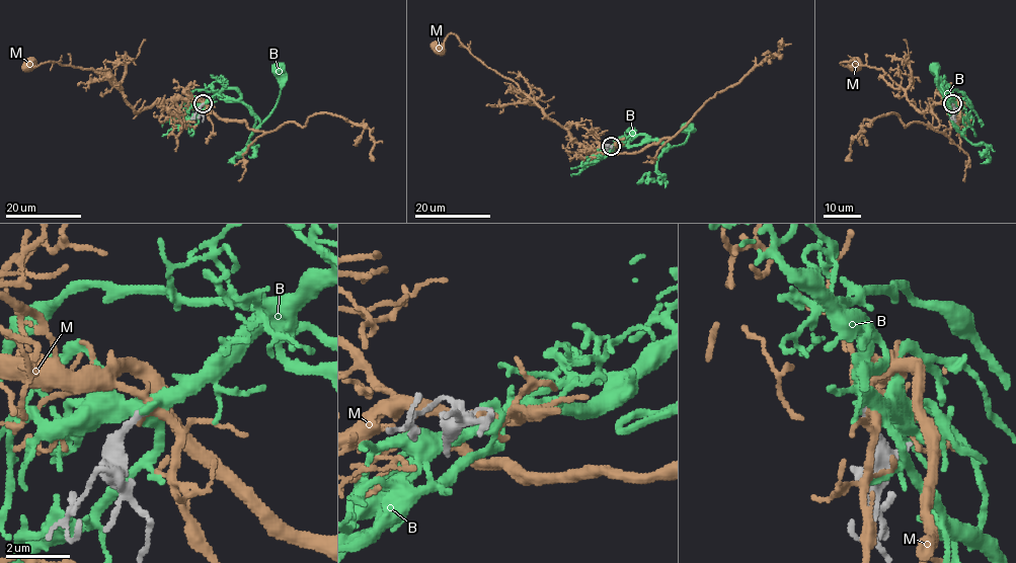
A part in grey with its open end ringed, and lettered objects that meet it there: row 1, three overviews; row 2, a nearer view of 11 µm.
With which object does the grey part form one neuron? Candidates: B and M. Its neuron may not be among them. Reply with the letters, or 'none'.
B

